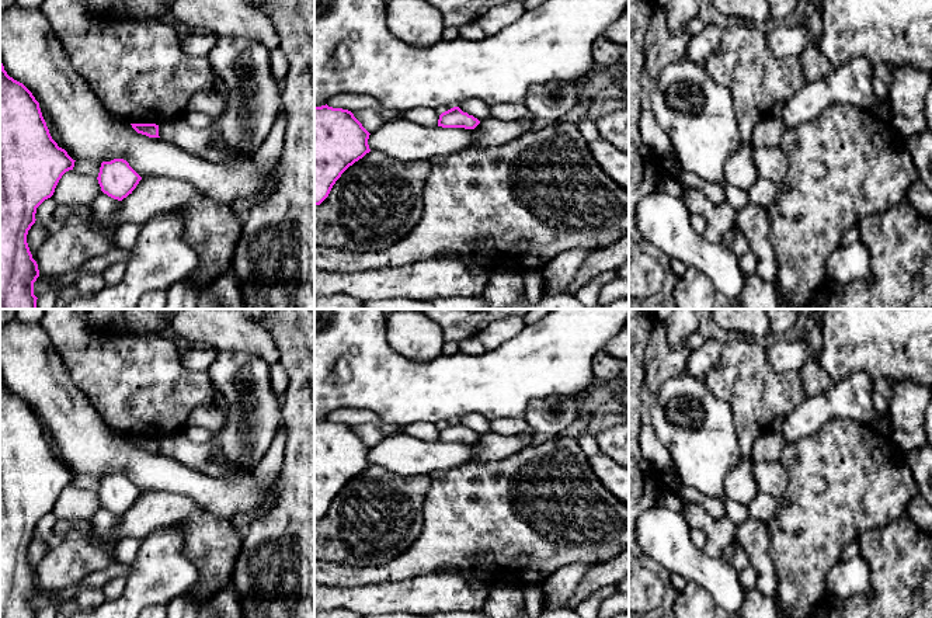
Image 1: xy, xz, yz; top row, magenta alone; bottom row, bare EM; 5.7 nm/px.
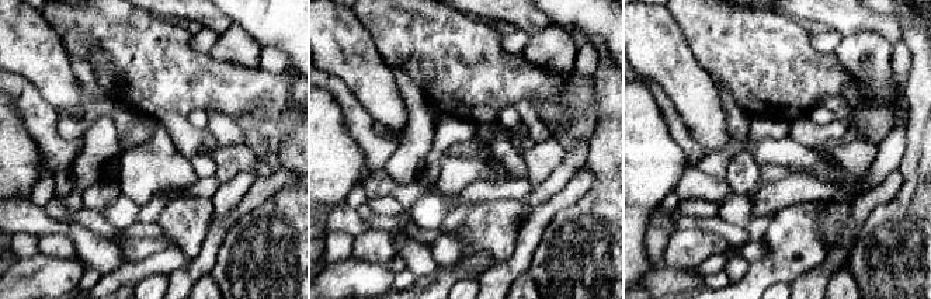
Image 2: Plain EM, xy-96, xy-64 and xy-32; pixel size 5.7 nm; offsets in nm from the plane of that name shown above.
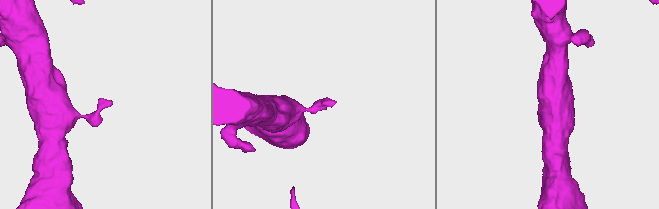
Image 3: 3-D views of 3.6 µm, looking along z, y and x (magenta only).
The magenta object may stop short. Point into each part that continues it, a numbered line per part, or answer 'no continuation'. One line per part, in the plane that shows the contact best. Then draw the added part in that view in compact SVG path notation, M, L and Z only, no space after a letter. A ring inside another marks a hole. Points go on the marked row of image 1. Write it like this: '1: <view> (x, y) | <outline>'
no continuation

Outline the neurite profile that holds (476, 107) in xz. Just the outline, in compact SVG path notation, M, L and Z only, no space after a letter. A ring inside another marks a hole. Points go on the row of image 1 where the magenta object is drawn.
M469 98L467 101L458 105L463 112L473 115L479 121L484 121L491 117L490 107L480 98Z

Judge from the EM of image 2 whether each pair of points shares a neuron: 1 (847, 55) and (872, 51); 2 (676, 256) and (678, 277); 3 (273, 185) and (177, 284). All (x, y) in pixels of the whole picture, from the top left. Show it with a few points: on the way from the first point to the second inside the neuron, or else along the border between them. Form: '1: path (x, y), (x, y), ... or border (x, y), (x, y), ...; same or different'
1: path (853, 54), (867, 52); same
2: border (662, 261), (670, 266), (695, 268); different
3: path (246, 204), (216, 232), (204, 258); same

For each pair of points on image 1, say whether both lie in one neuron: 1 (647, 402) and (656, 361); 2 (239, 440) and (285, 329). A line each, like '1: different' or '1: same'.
1: same
2: different

